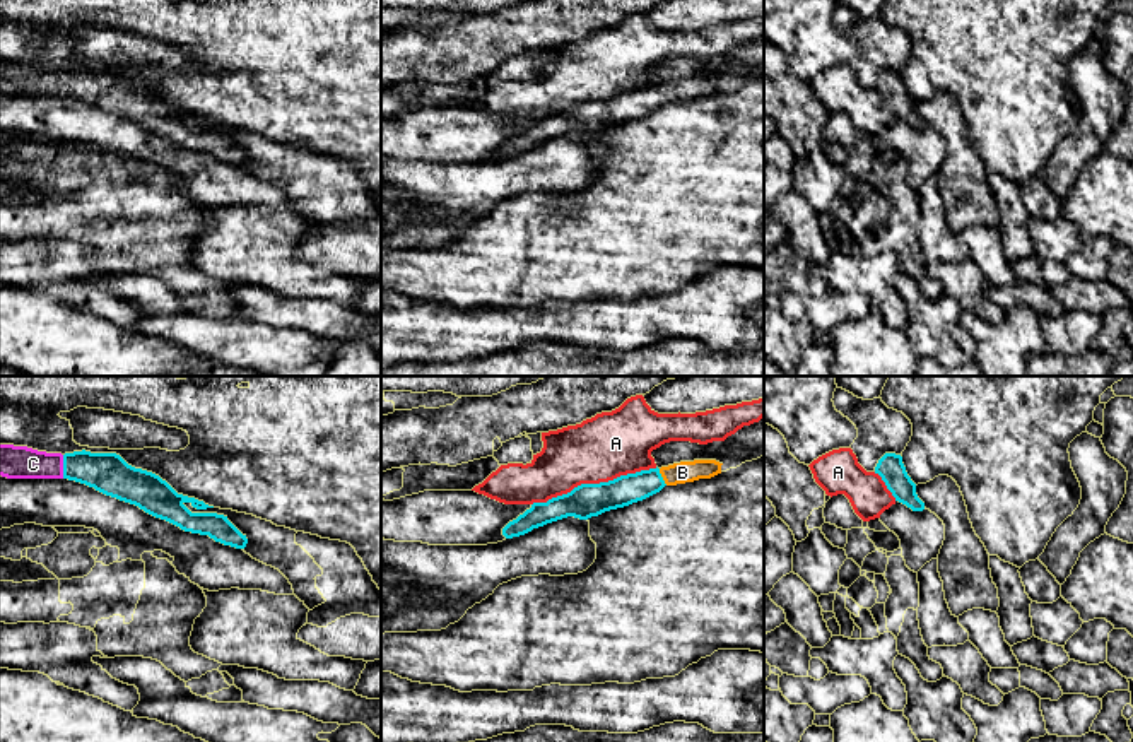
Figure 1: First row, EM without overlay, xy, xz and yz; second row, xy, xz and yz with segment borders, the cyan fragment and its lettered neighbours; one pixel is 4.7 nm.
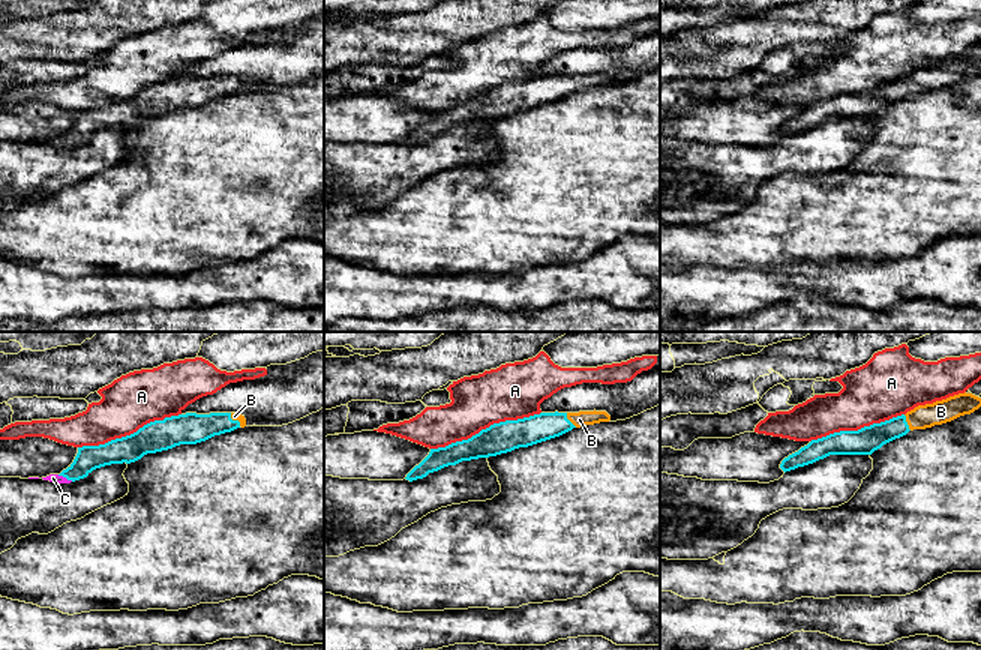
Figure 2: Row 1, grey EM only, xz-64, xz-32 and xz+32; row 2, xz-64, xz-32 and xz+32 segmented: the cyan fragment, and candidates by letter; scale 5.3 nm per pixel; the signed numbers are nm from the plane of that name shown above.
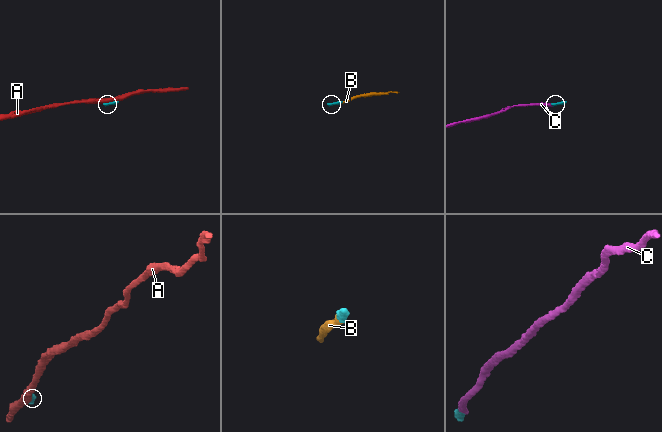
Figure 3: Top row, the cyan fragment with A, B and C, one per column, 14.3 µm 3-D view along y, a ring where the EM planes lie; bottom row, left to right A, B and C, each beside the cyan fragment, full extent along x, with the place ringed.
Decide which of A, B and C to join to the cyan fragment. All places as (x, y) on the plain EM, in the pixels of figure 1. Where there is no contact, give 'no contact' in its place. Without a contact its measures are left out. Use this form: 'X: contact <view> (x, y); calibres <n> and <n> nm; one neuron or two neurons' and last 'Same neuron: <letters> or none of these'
A: contact xz (593, 101); calibres 160 and 300 nm; two neurons
B: contact xz (662, 94); calibres 140 and 100 nm; one neuron
C: contact xy (64, 84); calibres 190 and 160 nm; one neuron
Same neuron: B, C

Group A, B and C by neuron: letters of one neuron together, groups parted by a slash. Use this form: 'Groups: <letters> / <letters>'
Groups: A / B C

